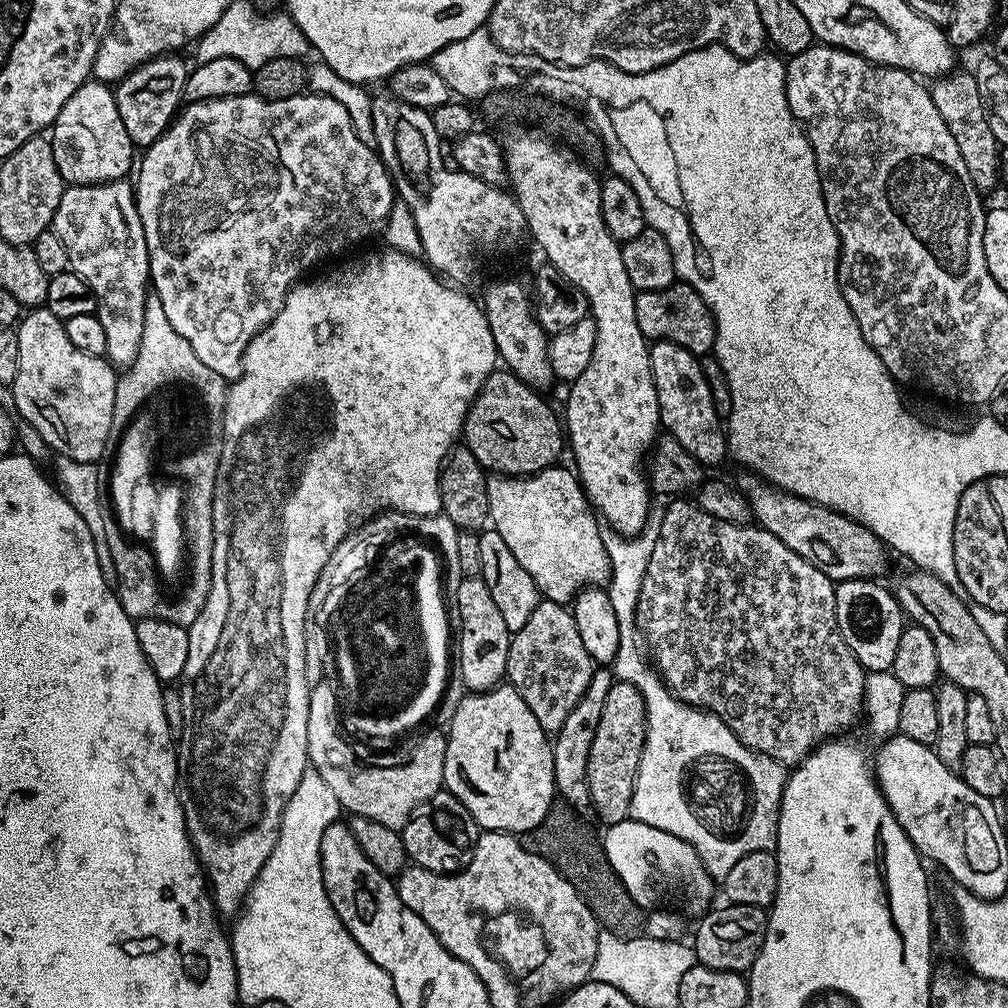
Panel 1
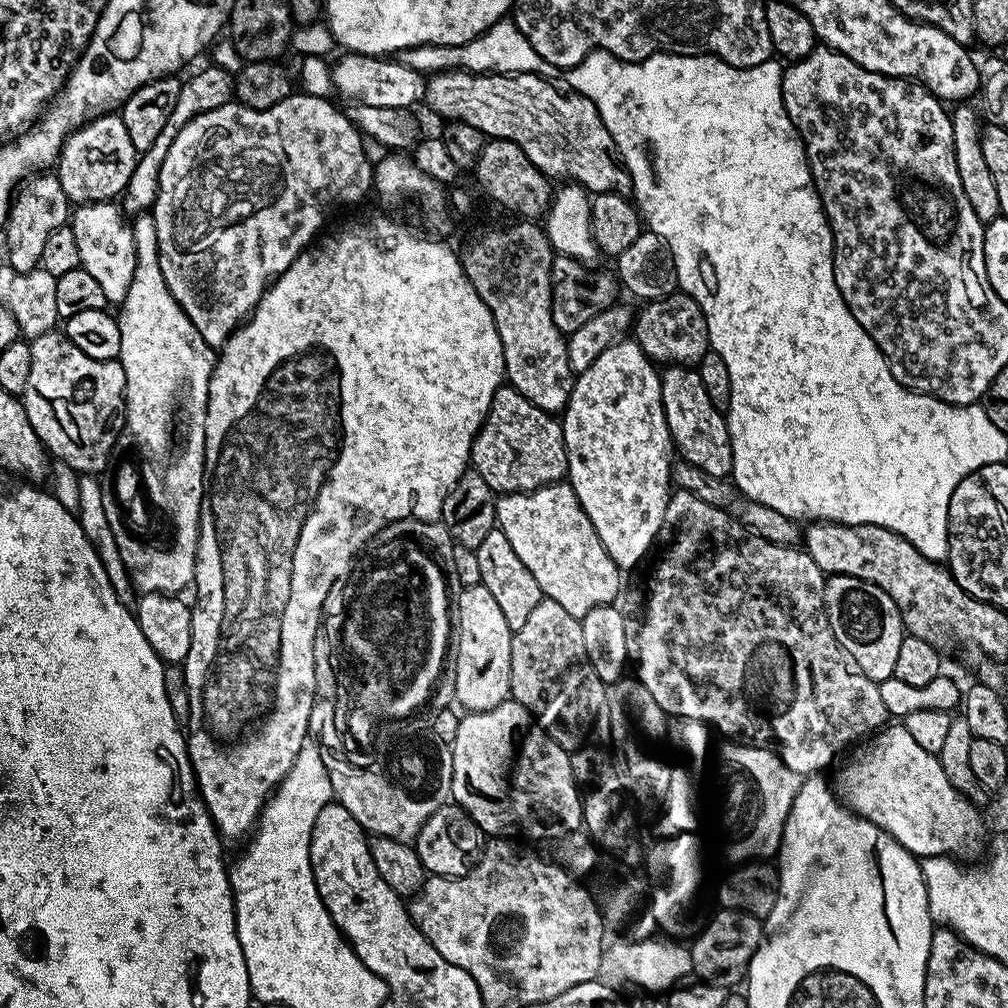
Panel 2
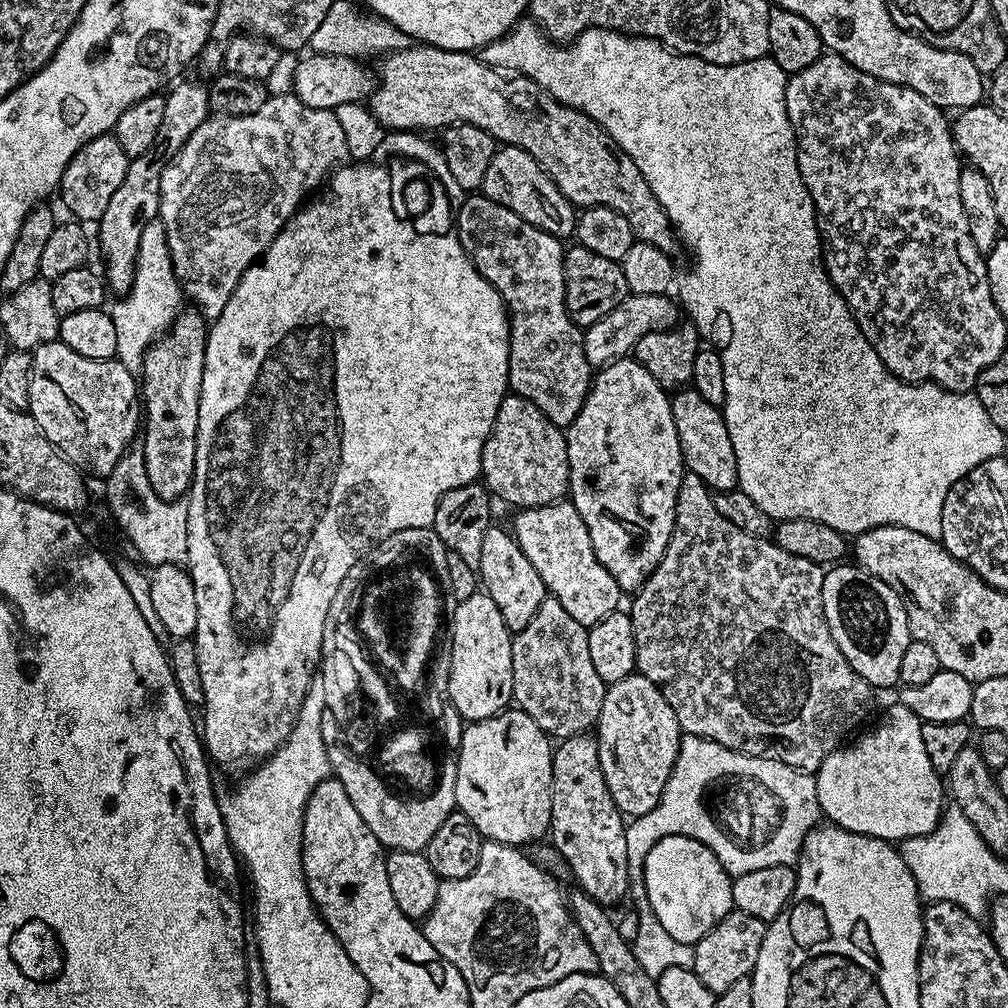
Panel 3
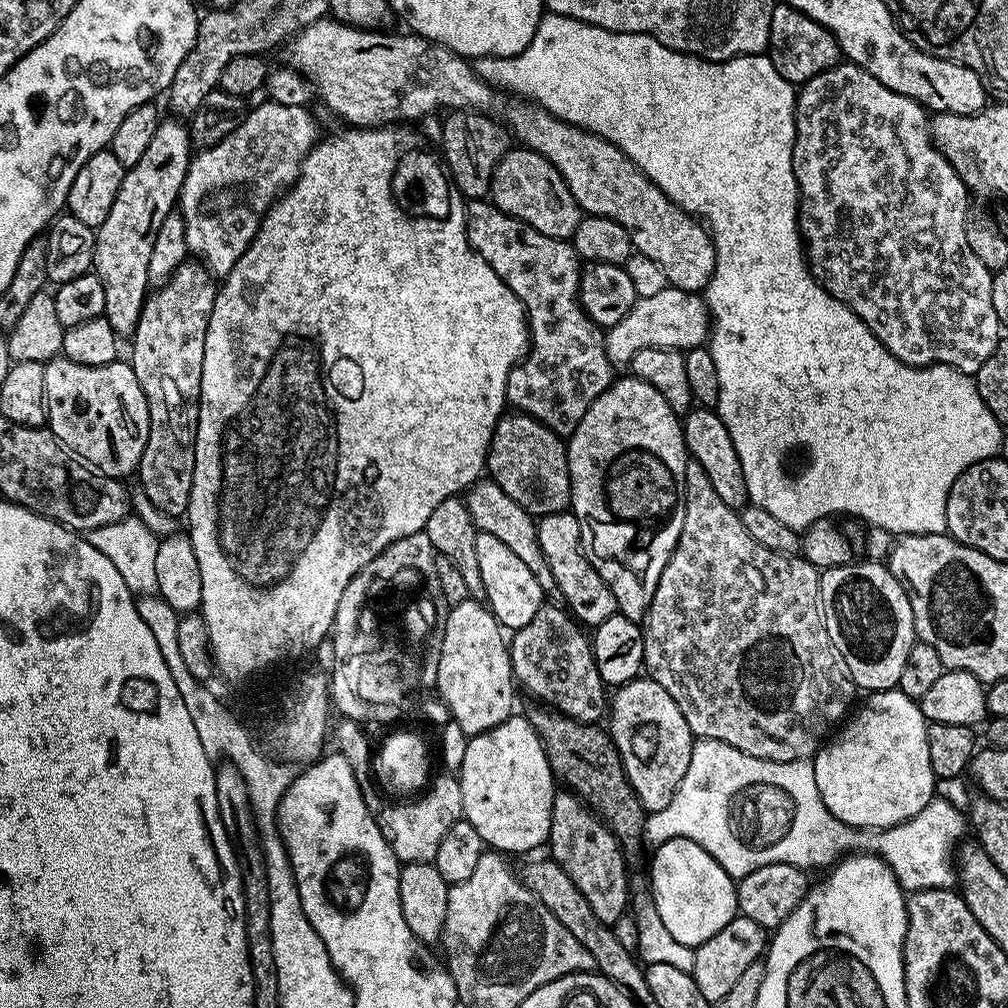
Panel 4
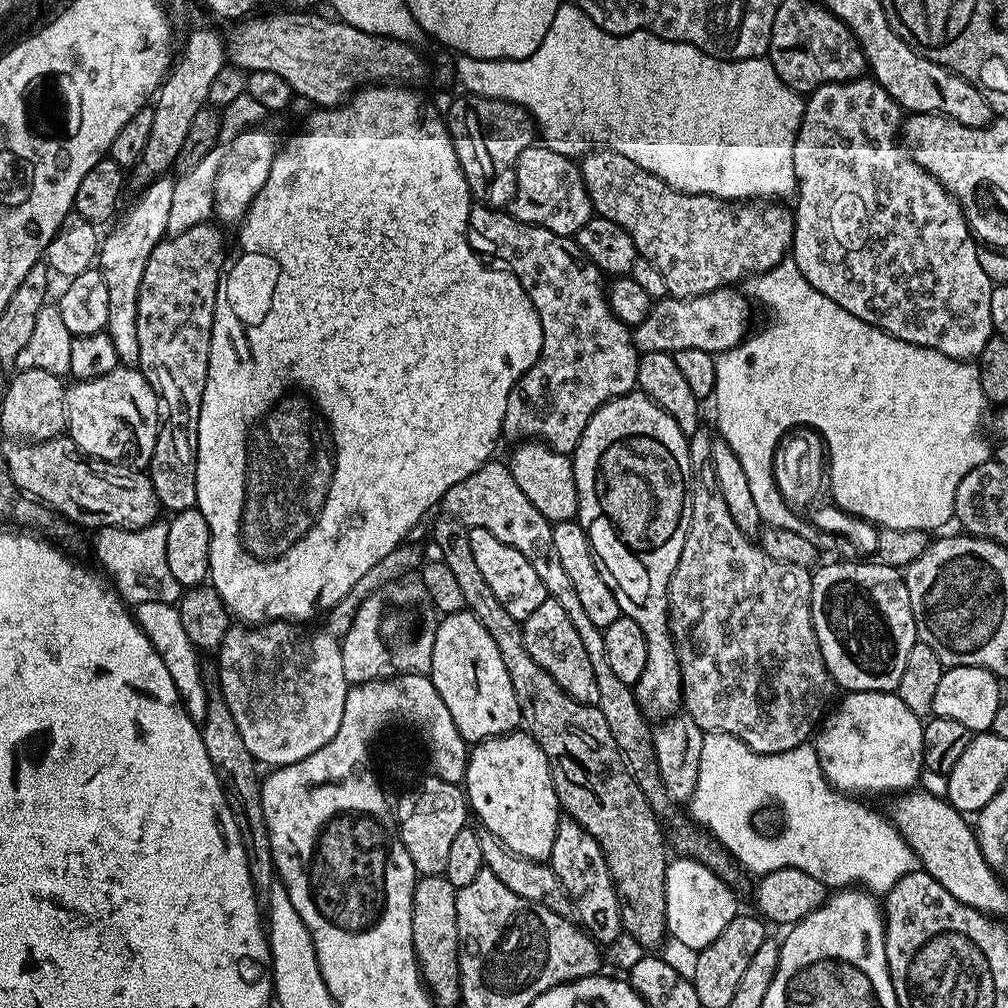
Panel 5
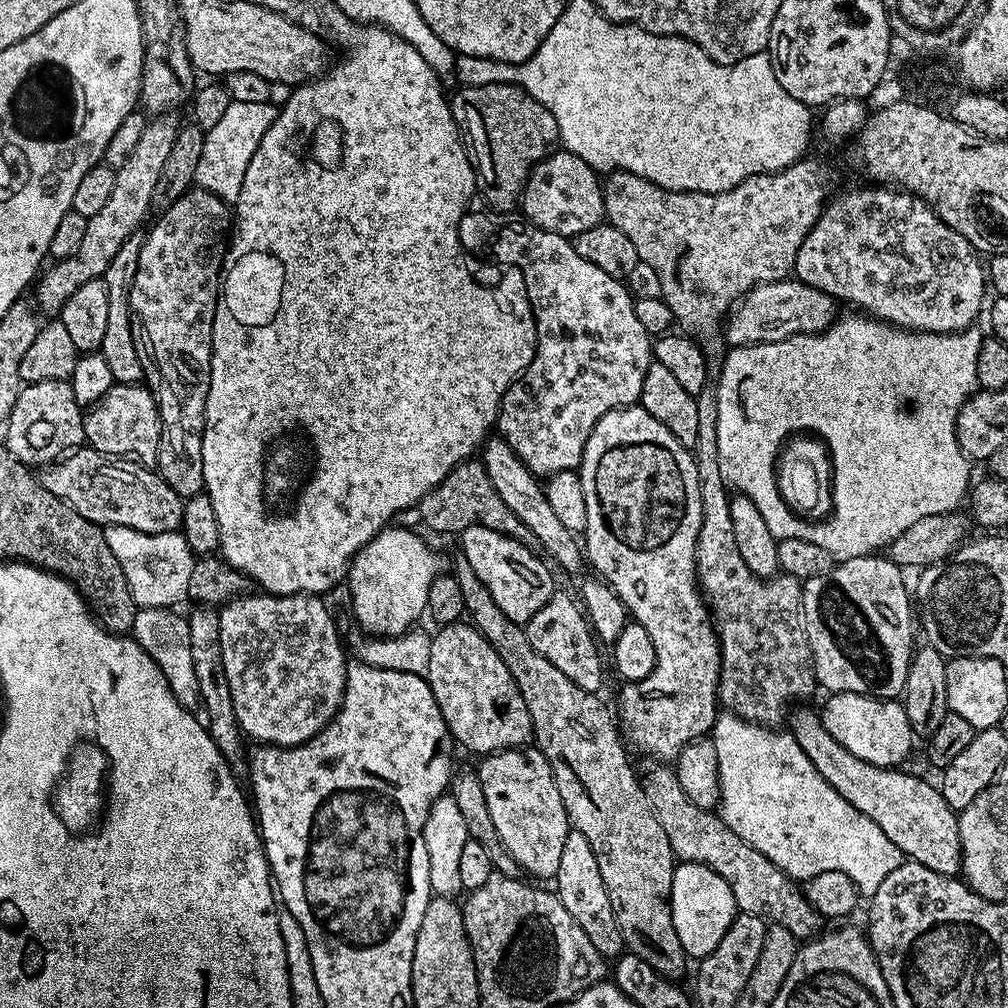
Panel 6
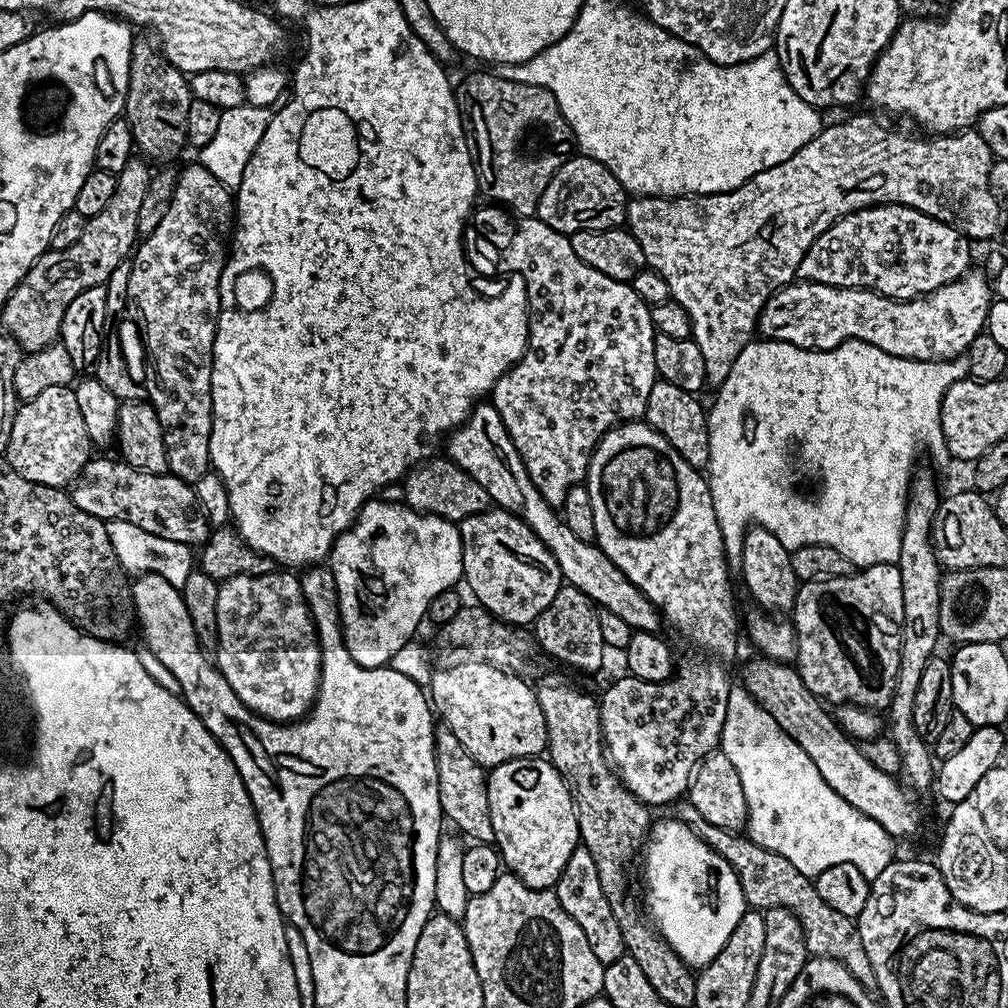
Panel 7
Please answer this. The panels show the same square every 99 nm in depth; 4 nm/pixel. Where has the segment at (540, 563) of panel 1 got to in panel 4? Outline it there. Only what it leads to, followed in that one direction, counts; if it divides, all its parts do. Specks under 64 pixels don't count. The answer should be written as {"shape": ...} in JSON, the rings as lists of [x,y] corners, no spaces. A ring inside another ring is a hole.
{"shape":[[[568,510],[555,512],[539,517],[536,529],[538,546],[542,546],[542,554],[546,554],[546,562],[550,566],[550,572],[554,574],[556,585],[560,587],[563,601],[565,599],[568,602],[567,611],[584,626],[595,626],[606,622],[606,618],[617,615],[614,594],[606,586],[606,582],[602,582],[598,570],[594,570],[584,545],[580,543],[578,518]]]}

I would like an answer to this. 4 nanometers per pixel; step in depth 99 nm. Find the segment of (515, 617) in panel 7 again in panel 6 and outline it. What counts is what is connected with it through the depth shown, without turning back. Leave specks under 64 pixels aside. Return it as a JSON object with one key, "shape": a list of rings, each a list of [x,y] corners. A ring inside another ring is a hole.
{"shape":[[[481,524],[470,526],[459,533],[458,540],[459,551],[466,558],[466,562],[470,562],[474,574],[482,578],[482,586],[490,590],[494,602],[498,602],[498,610],[502,610],[506,618],[524,626],[530,618],[534,618],[534,614],[538,614],[538,610],[542,610],[542,606],[546,606],[554,591],[553,569],[543,559],[540,561],[529,545],[515,540],[512,536],[503,536],[501,532],[495,532]]]}

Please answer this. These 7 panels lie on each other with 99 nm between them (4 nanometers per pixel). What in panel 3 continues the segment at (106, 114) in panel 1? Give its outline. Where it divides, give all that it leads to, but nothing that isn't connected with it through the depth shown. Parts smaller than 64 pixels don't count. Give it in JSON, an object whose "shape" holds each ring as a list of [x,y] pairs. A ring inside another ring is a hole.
{"shape":[[[112,134],[88,140],[74,154],[74,158],[70,158],[60,179],[58,197],[76,215],[73,217],[77,221],[99,222],[102,214],[106,214],[106,206],[110,203],[114,190],[118,190],[118,186],[122,186],[122,178],[126,178],[129,159]]]}

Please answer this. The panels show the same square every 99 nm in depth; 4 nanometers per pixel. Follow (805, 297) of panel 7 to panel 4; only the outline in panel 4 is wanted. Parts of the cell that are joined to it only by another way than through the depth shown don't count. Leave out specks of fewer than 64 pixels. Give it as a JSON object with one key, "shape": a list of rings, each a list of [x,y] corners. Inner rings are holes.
{"shape":[[[666,287],[653,294],[650,298],[639,298],[628,314],[613,328],[607,329],[604,333],[604,349],[606,354],[612,359],[613,365],[631,365],[632,356],[638,354],[638,350],[650,350],[651,348],[675,348],[677,350],[687,350],[689,348],[699,348],[709,339],[710,317],[708,314],[708,304],[704,301],[700,292],[687,292],[681,288]]]}

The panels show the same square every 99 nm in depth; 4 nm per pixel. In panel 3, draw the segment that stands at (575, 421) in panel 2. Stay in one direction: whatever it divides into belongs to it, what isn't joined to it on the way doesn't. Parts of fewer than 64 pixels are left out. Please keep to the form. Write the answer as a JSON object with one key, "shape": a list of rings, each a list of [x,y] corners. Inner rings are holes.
{"shape":[[[635,358],[616,360],[610,366],[599,369],[593,375],[592,387],[588,389],[588,397],[584,399],[582,410],[578,410],[578,418],[574,418],[574,422],[568,425],[566,435],[568,438],[568,461],[570,462],[570,478],[568,479],[570,502],[578,510],[578,514],[582,514],[582,522],[586,522],[586,530],[590,530],[590,542],[594,546],[594,554],[598,554],[598,562],[602,562],[602,566],[606,566],[606,570],[610,570],[610,574],[614,574],[621,593],[635,593],[647,582],[648,575],[658,566],[658,562],[670,542],[670,534],[674,530],[678,486],[686,471],[684,455],[678,442],[678,430],[674,430],[674,414],[669,393],[661,384],[654,382],[650,370],[646,370],[646,366],[639,364]]]}

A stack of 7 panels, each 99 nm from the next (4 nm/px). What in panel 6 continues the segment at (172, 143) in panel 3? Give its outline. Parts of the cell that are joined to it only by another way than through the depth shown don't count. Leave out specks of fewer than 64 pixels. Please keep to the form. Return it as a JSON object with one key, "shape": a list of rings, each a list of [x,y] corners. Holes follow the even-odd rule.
{"shape":[[[139,235],[130,237],[122,246],[122,250],[114,254],[114,262],[110,262],[102,277],[104,285],[108,287],[110,311],[106,314],[106,334],[102,338],[99,353],[102,358],[106,358],[106,366],[110,366],[110,374],[117,384],[138,384],[146,376],[146,364],[138,347],[137,333],[134,331],[134,317],[128,306],[128,295],[132,289],[134,274],[138,274],[138,254],[141,243]]]}

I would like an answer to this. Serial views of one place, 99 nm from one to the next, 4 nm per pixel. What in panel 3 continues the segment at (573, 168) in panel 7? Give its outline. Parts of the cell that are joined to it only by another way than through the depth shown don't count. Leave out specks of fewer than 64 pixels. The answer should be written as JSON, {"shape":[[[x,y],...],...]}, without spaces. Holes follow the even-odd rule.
{"shape":[[[511,146],[497,147],[496,153],[490,158],[490,166],[486,166],[480,188],[483,196],[498,202],[498,206],[514,210],[518,218],[530,222],[530,226],[538,226],[538,230],[546,234],[567,238],[575,233],[577,209],[526,150]]]}

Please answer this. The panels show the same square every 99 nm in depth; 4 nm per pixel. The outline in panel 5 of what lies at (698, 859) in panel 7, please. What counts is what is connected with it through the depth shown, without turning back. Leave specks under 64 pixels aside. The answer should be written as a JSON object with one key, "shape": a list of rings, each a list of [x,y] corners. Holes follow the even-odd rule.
{"shape":[[[687,858],[673,859],[666,874],[666,918],[670,936],[697,950],[710,946],[738,915],[732,891],[706,865]]]}

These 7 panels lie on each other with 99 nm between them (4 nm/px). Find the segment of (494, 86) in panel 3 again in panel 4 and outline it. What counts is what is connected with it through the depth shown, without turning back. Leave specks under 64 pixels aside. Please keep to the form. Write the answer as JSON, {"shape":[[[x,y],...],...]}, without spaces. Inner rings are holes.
{"shape":[[[335,18],[319,20],[288,41],[287,67],[301,72],[312,83],[315,95],[319,99],[321,96],[325,106],[342,116],[350,126],[377,128],[397,122],[412,122],[408,120],[420,122],[424,116],[441,110],[471,110],[485,114],[493,111],[491,108],[496,104],[497,93],[465,57],[424,36],[391,36],[380,31],[384,30],[365,30]],[[508,98],[504,104],[502,120],[525,148],[532,148],[542,158],[546,158],[562,174],[566,186],[570,186],[570,194],[574,194],[574,202],[578,202],[581,213],[602,218],[614,218],[618,226],[626,226],[630,234],[633,249],[646,258],[654,258],[666,270],[669,285],[687,292],[700,292],[710,282],[716,269],[716,246],[705,225],[695,216],[672,203],[668,195],[648,177],[643,170],[632,161],[618,146],[604,140],[598,134],[579,128],[576,124],[568,124],[550,114],[535,102],[523,98]]]}

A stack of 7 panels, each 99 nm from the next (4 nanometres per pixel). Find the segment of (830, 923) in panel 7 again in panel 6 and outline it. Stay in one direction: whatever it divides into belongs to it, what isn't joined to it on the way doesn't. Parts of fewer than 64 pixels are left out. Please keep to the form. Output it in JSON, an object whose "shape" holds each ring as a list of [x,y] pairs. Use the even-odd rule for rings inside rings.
{"shape":[[[652,762],[642,772],[640,785],[646,794],[646,802],[650,802],[654,818],[658,818],[658,826],[666,833],[670,841],[672,853],[677,861],[690,864],[701,864],[714,874],[718,874],[730,886],[730,894],[734,894],[734,902],[740,912],[754,914],[768,924],[786,926],[797,941],[807,942],[821,931],[821,916],[816,913],[804,897],[801,885],[788,876],[766,854],[754,850],[715,811],[699,808],[686,798],[682,786],[678,782],[675,771],[667,763]]]}

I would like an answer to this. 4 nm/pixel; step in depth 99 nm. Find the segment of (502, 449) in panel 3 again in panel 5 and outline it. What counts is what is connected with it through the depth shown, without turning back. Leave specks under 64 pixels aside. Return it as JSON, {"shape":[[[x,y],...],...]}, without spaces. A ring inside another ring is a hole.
{"shape":[[[520,442],[515,445],[512,460],[507,466],[512,472],[514,482],[522,489],[522,494],[534,502],[535,508],[553,524],[564,520],[576,520],[580,507],[578,506],[578,486],[574,482],[574,466],[571,455],[555,452],[547,444],[539,442]]]}

